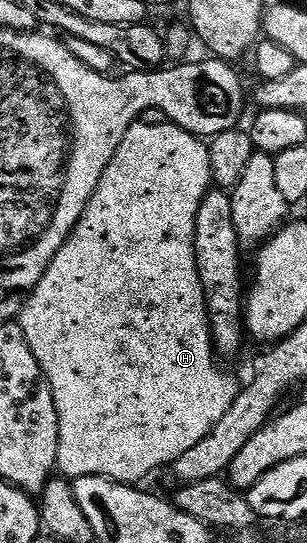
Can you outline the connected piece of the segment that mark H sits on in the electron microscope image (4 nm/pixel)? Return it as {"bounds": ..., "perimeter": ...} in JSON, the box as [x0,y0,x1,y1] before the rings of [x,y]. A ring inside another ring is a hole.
{"bounds":[17,121,241,486],"perimeter":[[[136,121],[129,127],[125,139],[121,139],[121,147],[117,147],[117,155],[105,167],[105,175],[93,191],[93,199],[85,207],[81,219],[69,239],[57,251],[57,255],[49,263],[45,275],[24,300],[18,314],[17,324],[25,331],[25,339],[29,343],[29,351],[33,351],[33,359],[41,367],[49,387],[53,391],[53,403],[59,416],[59,464],[58,472],[64,478],[74,479],[93,475],[107,477],[110,481],[118,481],[121,485],[138,486],[150,473],[158,471],[162,465],[174,466],[185,451],[190,451],[205,439],[221,423],[225,411],[233,407],[241,388],[225,370],[219,366],[215,341],[211,338],[211,320],[207,314],[207,296],[201,287],[201,275],[195,262],[195,228],[197,227],[197,211],[201,207],[201,199],[213,188],[211,168],[209,167],[209,151],[207,145],[198,137],[194,137],[181,126],[168,123],[161,127],[149,127],[148,124]]]}

